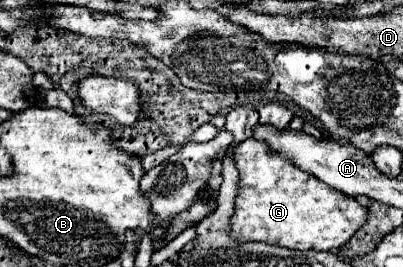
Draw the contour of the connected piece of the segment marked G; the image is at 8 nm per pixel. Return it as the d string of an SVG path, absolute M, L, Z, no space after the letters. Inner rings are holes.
M247 138L239 142L233 152L231 160L239 170L239 184L235 196L235 212L231 216L229 236L239 242L265 242L271 246L283 246L293 250L335 250L349 242L349 238L363 226L367 208L363 208L355 198L343 196L341 192L329 188L315 176L299 170L289 160L281 156L271 156L269 148L255 138Z

